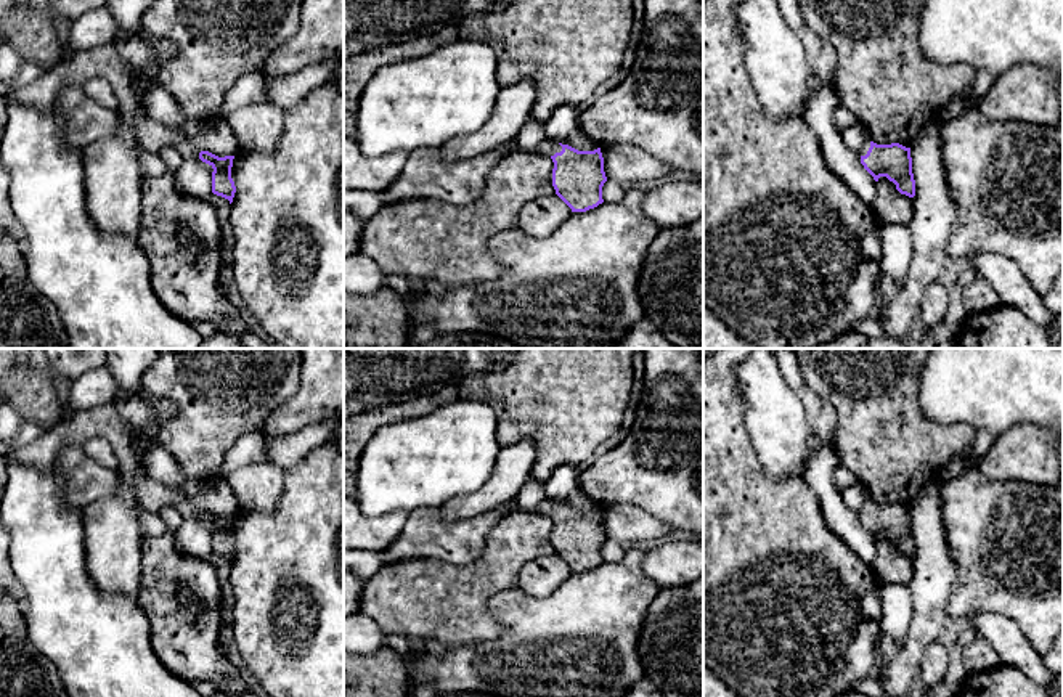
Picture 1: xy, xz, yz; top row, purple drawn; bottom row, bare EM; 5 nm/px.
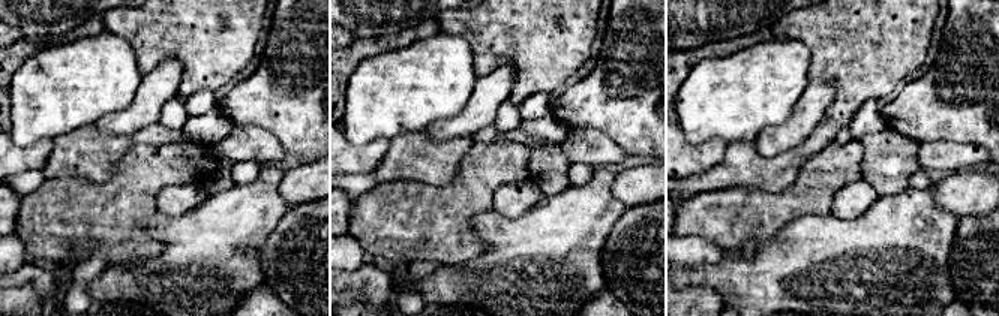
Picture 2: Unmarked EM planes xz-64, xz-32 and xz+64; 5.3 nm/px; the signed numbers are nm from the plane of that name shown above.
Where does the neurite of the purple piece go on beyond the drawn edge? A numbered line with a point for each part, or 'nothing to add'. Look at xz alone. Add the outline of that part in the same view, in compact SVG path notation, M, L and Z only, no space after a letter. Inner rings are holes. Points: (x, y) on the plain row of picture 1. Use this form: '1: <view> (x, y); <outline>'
1: xz (548, 508); M544 499L543 503L538 504L538 507L533 512L551 517L560 511L562 511L562 506L557 501Z

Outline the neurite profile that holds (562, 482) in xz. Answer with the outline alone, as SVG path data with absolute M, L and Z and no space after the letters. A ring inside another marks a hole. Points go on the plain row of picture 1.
M565 464L549 475L544 482L546 499L560 503L578 490L578 474L575 466Z

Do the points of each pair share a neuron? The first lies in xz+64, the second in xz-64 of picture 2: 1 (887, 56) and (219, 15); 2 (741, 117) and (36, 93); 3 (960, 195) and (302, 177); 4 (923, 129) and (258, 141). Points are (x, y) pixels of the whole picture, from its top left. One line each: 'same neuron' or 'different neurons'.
1: same neuron
2: same neuron
3: same neuron
4: different neurons

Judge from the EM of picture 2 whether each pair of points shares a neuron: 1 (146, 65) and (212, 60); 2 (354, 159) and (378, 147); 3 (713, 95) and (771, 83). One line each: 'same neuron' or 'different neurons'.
1: same neuron
2: same neuron
3: same neuron

